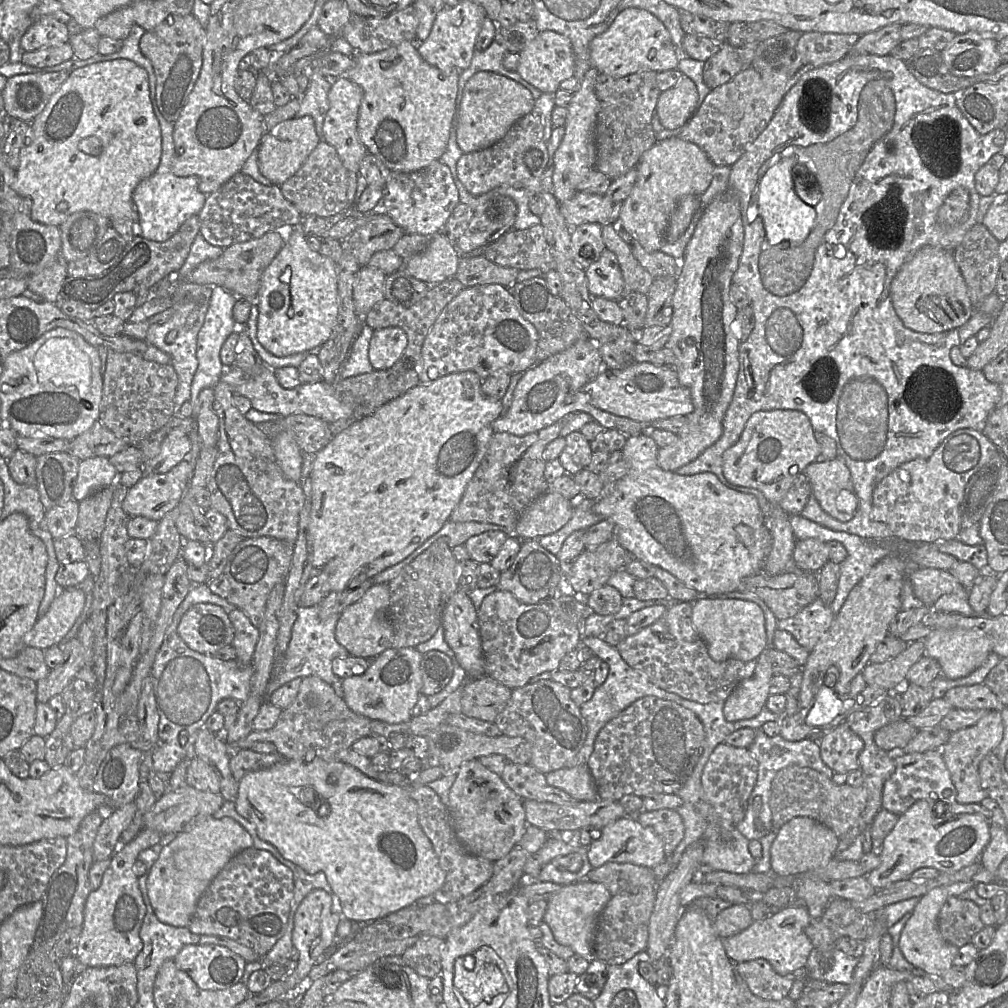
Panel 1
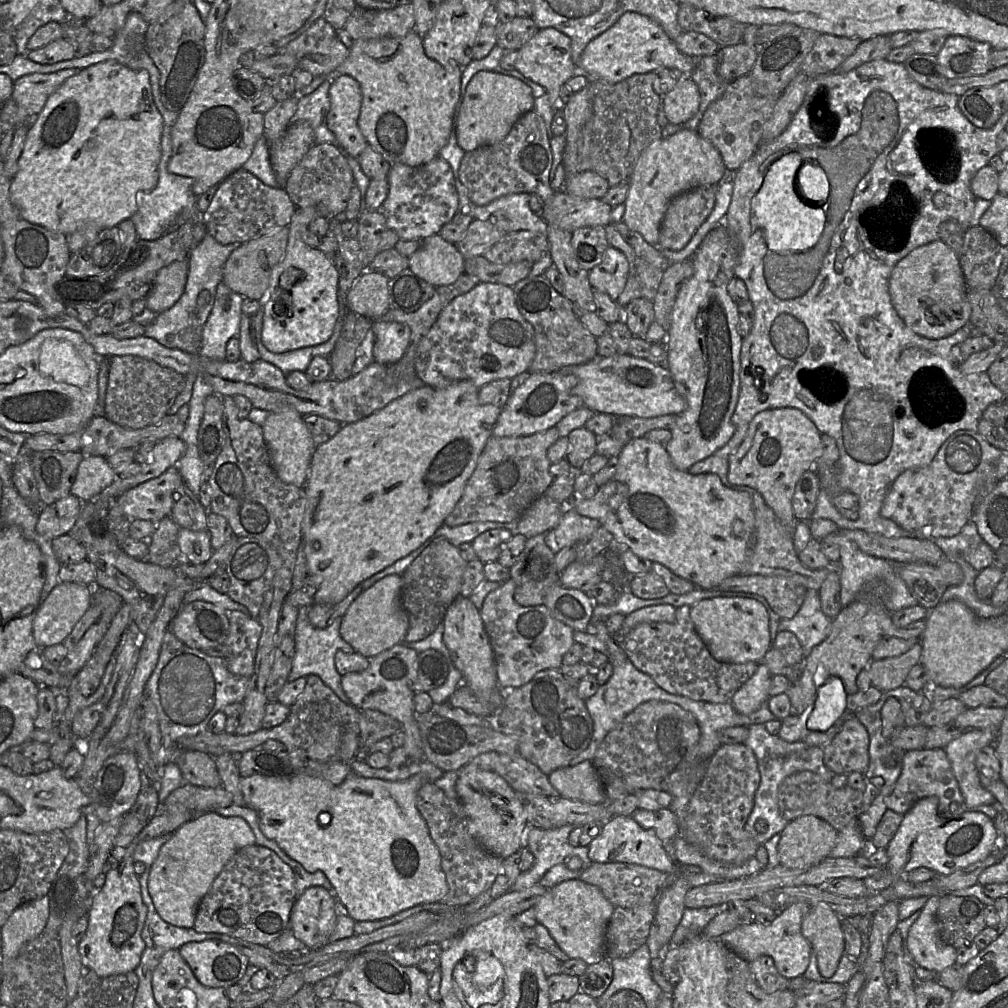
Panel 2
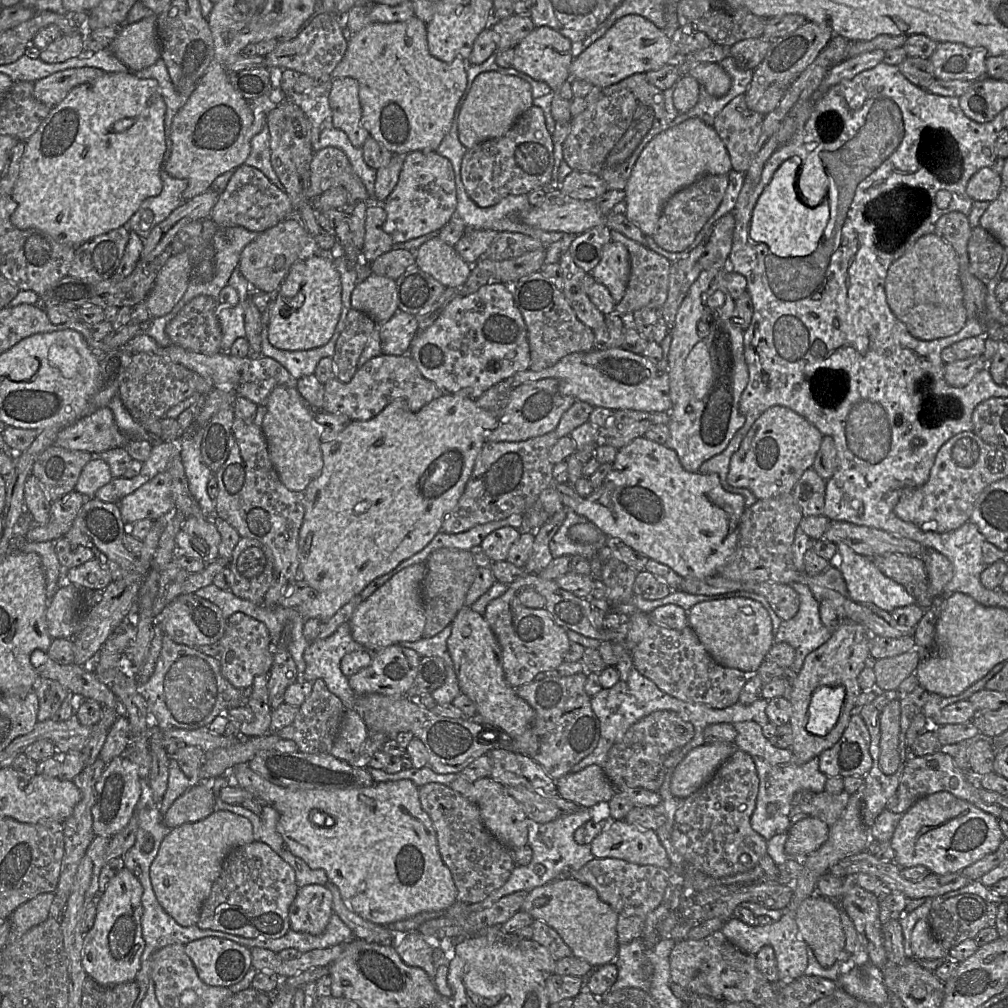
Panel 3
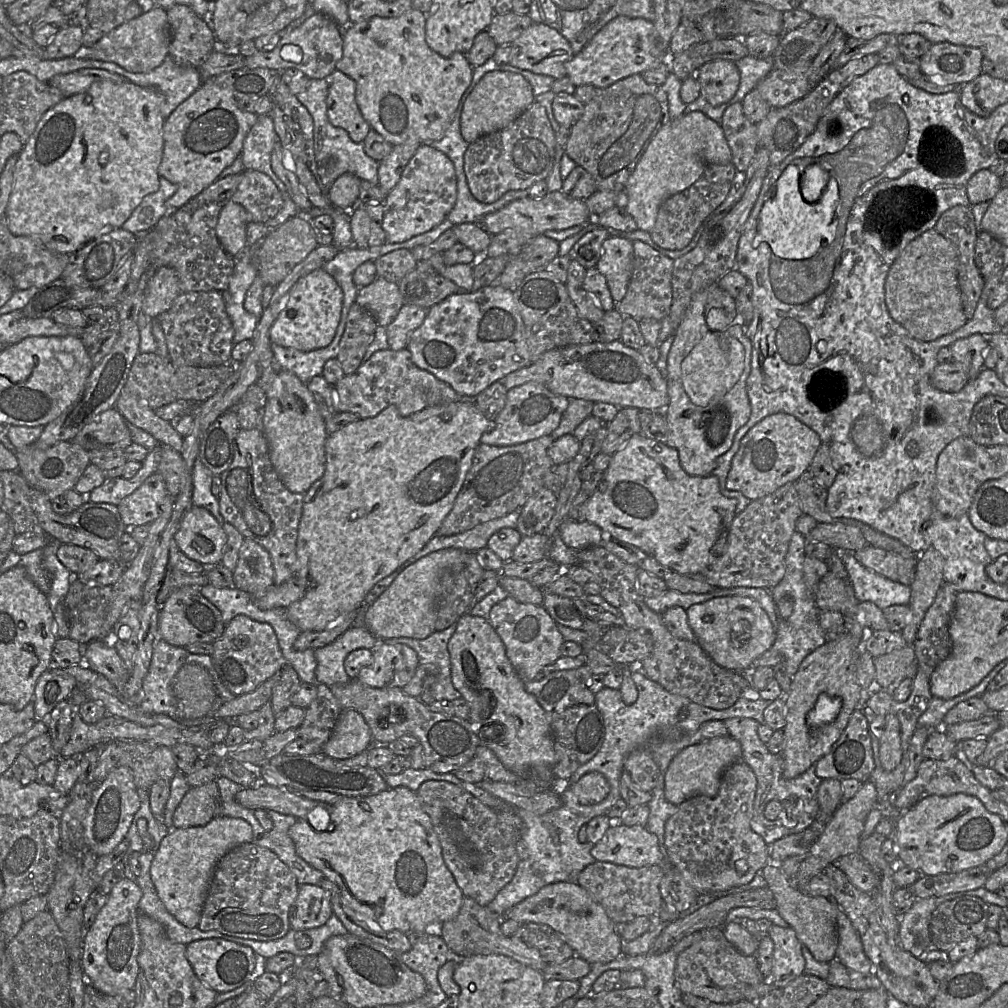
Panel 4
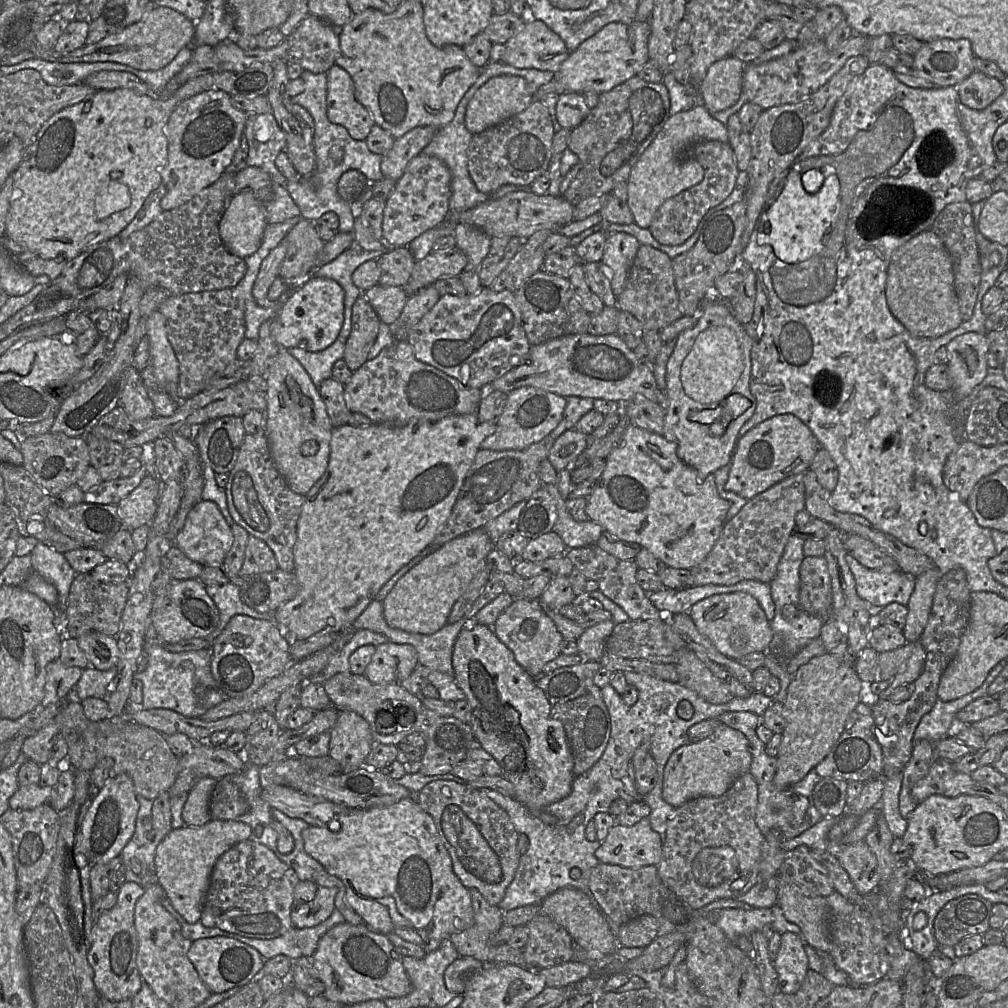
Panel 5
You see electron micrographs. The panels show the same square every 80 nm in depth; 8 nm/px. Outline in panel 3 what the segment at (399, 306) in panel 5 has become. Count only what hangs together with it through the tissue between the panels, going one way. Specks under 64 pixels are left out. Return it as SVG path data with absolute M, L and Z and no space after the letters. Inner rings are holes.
M372 273L359 281L352 292L351 307L385 323L397 312L396 280Z

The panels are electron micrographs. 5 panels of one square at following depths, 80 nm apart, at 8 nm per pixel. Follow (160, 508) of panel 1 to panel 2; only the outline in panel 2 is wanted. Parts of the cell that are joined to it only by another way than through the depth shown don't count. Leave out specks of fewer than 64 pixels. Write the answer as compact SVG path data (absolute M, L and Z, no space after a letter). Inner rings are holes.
M171 467L160 476L126 491L118 497L118 504L129 520L147 520L156 524L170 516L173 494L183 482L178 468Z

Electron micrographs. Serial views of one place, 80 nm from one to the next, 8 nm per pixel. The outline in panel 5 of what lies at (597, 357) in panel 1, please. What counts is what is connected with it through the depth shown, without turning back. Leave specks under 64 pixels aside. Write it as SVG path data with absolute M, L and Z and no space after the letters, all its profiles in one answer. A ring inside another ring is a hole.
M532 386L517 388L507 395L504 411L496 421L496 431L482 441L480 449L524 450L549 435L562 420L567 401L563 396Z

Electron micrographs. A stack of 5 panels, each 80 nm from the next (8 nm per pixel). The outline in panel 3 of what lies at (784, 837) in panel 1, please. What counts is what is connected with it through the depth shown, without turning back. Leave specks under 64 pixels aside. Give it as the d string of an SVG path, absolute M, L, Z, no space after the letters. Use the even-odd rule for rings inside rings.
M805 817L793 823L787 831L785 852L801 860L819 849L827 840L829 826L816 817Z

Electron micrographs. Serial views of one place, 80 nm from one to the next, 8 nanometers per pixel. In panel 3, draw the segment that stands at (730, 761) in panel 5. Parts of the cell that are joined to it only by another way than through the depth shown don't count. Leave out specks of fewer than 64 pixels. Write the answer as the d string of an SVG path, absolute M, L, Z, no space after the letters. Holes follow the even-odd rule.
M705 743L692 749L675 767L671 793L686 799L707 783L718 767L737 749L734 743Z

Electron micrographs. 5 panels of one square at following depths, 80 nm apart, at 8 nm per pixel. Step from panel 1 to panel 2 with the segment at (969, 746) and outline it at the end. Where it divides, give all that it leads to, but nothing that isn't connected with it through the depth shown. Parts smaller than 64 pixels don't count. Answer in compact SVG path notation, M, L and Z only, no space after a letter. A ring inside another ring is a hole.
M968 729L944 748L961 794L969 807L992 805L996 801L981 785L975 760L983 747L995 744L997 737L998 729Z

